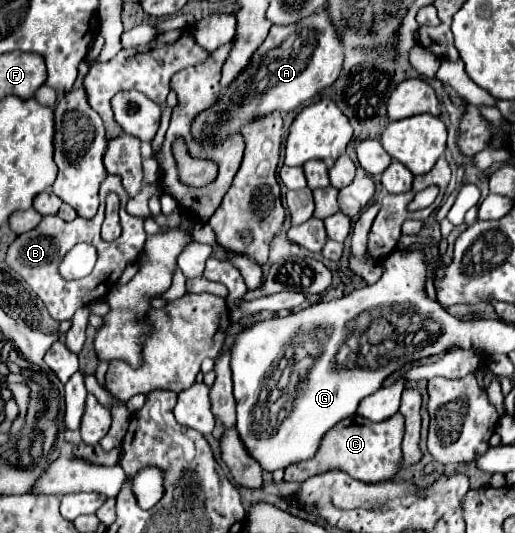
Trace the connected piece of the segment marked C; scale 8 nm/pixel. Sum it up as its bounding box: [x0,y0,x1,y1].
[285,412,403,482]

